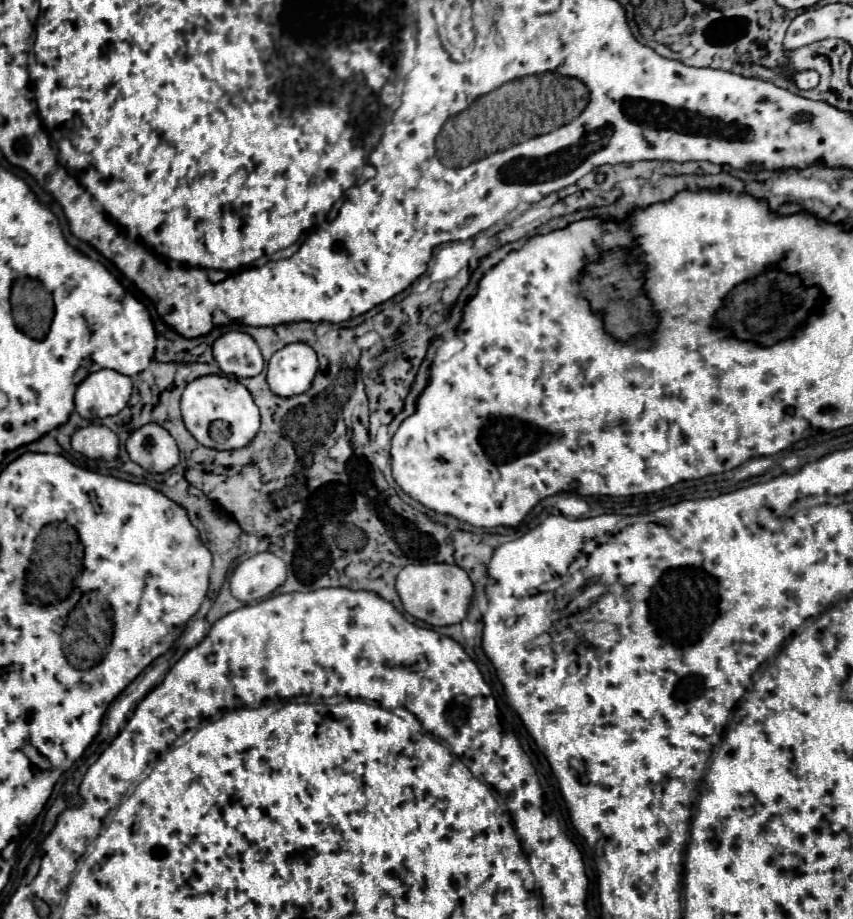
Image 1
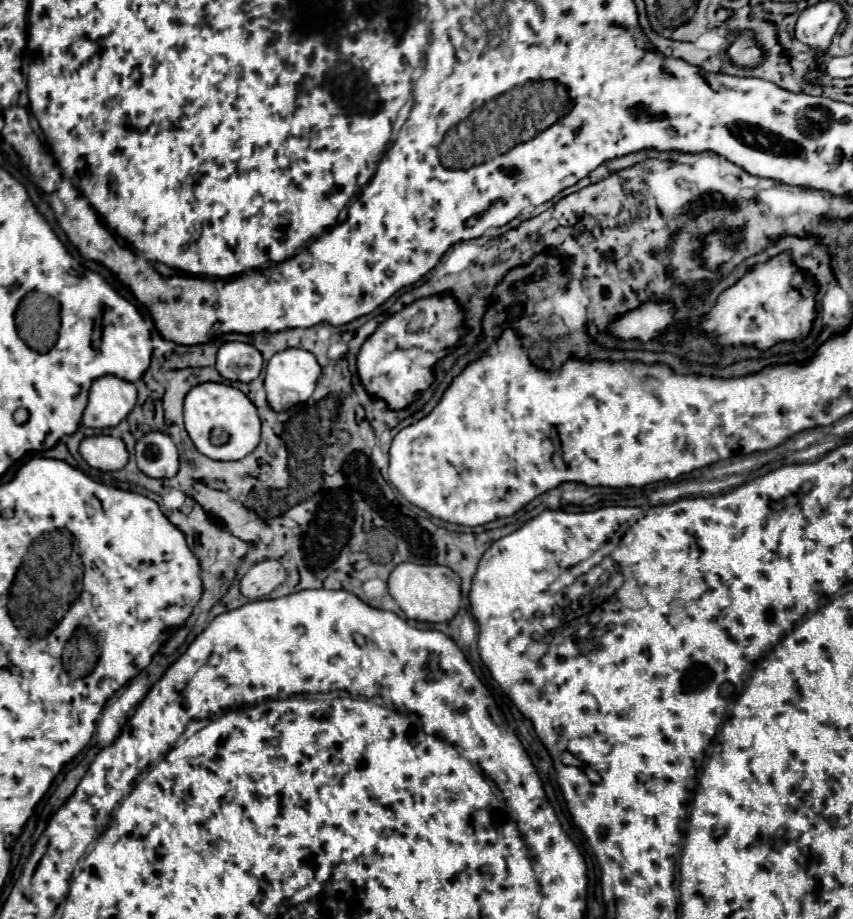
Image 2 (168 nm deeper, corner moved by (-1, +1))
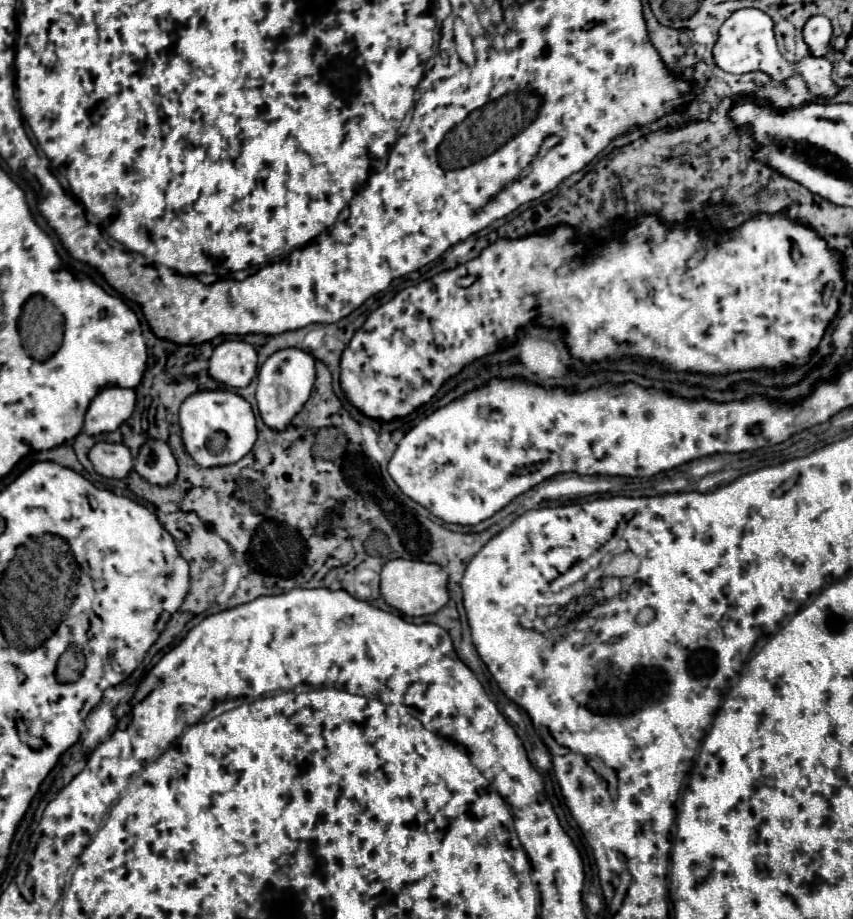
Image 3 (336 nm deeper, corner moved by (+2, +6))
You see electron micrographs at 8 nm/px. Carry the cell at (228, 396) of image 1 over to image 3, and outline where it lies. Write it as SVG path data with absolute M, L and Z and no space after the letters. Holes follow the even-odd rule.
M205 390L191 394L179 410L179 426L185 450L203 468L239 462L255 444L257 428L251 404L229 390Z

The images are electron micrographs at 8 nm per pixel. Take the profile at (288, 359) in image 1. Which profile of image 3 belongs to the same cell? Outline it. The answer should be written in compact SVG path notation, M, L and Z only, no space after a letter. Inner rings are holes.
M285 348L275 352L265 360L265 364L259 368L257 376L257 408L263 418L263 422L271 430L285 430L289 422L295 418L295 414L301 410L301 406L307 402L313 382L315 382L315 358L309 352L303 352L299 348Z

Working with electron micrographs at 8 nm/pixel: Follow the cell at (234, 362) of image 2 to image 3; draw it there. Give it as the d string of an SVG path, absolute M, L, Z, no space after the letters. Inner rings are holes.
M225 340L209 358L209 376L229 388L245 388L257 374L257 352L243 340Z

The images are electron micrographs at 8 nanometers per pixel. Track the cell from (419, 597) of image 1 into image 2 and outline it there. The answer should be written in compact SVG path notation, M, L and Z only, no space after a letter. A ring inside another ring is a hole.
M400 563L394 567L388 579L388 591L404 611L408 619L428 621L428 623L444 623L450 621L462 603L460 577L444 565L416 565L416 563Z

